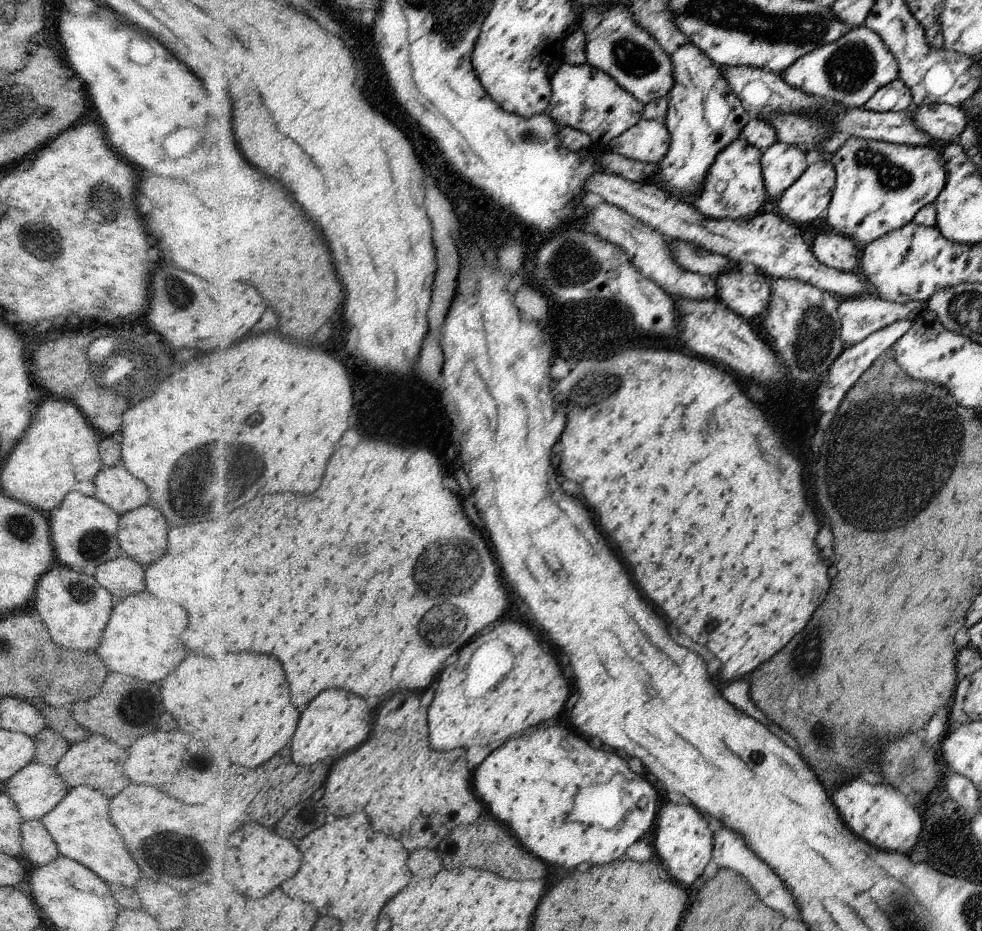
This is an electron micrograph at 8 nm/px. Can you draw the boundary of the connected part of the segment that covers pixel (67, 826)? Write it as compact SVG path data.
M86 785L77 786L69 789L66 796L58 803L58 806L53 808L52 812L48 812L44 818L41 818L41 821L44 828L56 842L60 855L76 860L76 862L88 867L108 885L116 883L122 886L134 887L143 876L143 872L130 856L130 852L126 850L116 827L110 822L109 804L110 799L99 790L94 790L91 786Z

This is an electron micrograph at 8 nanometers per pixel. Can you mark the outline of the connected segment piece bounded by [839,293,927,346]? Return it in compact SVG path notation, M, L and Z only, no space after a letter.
M876 294L848 298L840 304L839 318L842 321L840 340L852 346L868 338L881 328L890 326L896 320L913 321L920 312L927 309L927 302L890 302Z

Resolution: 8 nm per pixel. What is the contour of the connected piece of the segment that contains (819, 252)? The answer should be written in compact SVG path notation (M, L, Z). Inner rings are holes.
M836 232L819 233L810 243L814 256L824 266L840 272L852 272L858 266L858 250L852 239Z

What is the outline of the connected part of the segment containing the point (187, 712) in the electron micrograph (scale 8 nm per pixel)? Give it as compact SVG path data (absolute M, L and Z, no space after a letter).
M241 652L206 658L186 656L161 682L164 708L179 728L202 736L212 754L230 754L236 764L260 768L295 739L302 713L294 704L283 662L269 654Z

